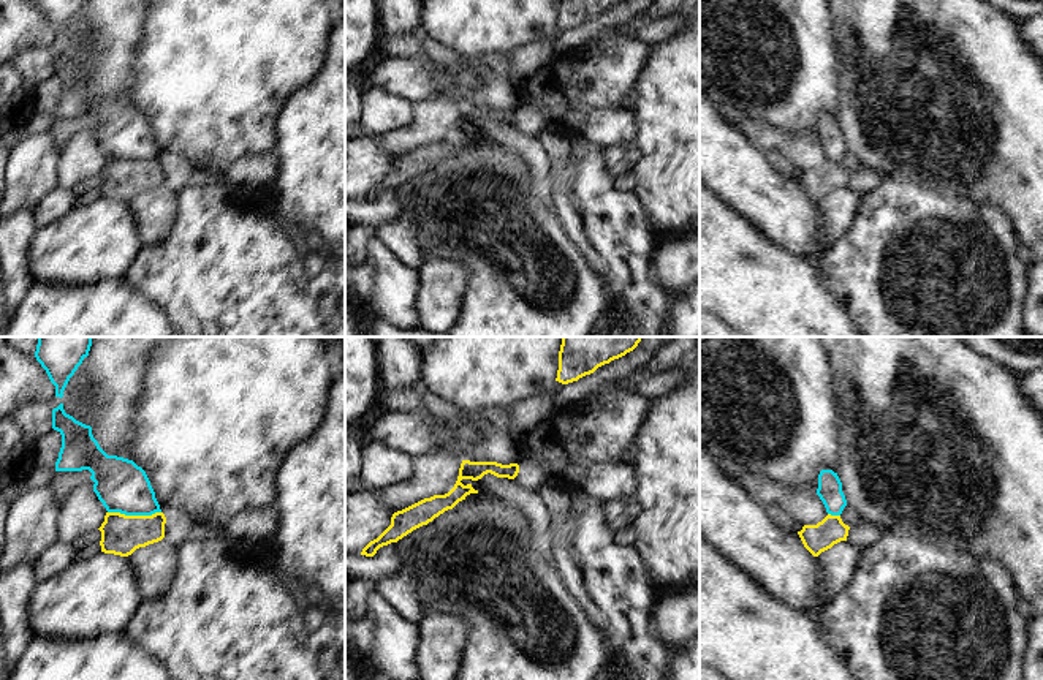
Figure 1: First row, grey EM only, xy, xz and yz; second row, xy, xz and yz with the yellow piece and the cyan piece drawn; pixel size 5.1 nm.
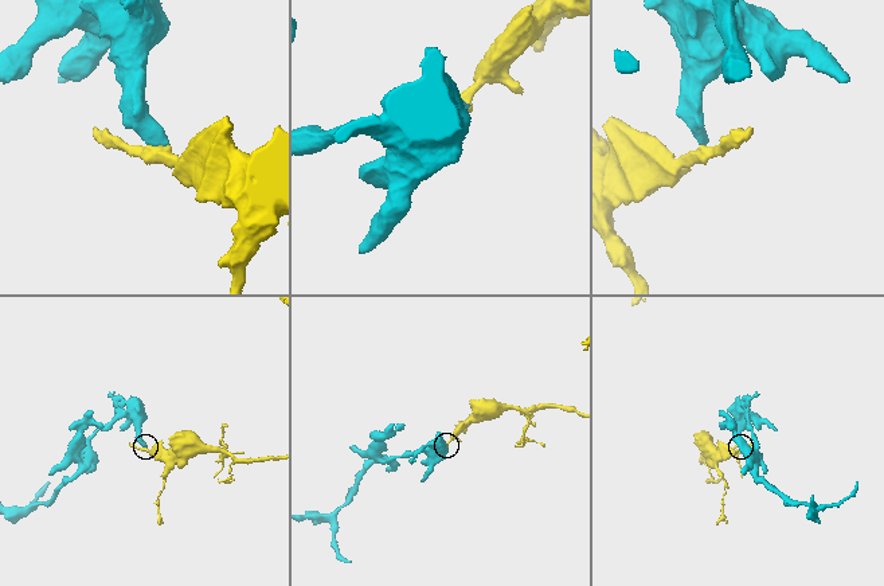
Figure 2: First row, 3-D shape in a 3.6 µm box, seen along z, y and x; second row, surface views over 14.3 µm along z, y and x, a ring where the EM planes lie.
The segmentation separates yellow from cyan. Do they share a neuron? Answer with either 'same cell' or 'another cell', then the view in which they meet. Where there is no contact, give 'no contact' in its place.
another cell | xy

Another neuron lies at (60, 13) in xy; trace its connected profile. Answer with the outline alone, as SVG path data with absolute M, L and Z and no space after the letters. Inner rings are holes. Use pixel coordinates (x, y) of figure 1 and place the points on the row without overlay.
M35 0L55 32L55 43L63 43L63 36L78 13L89 0Z

